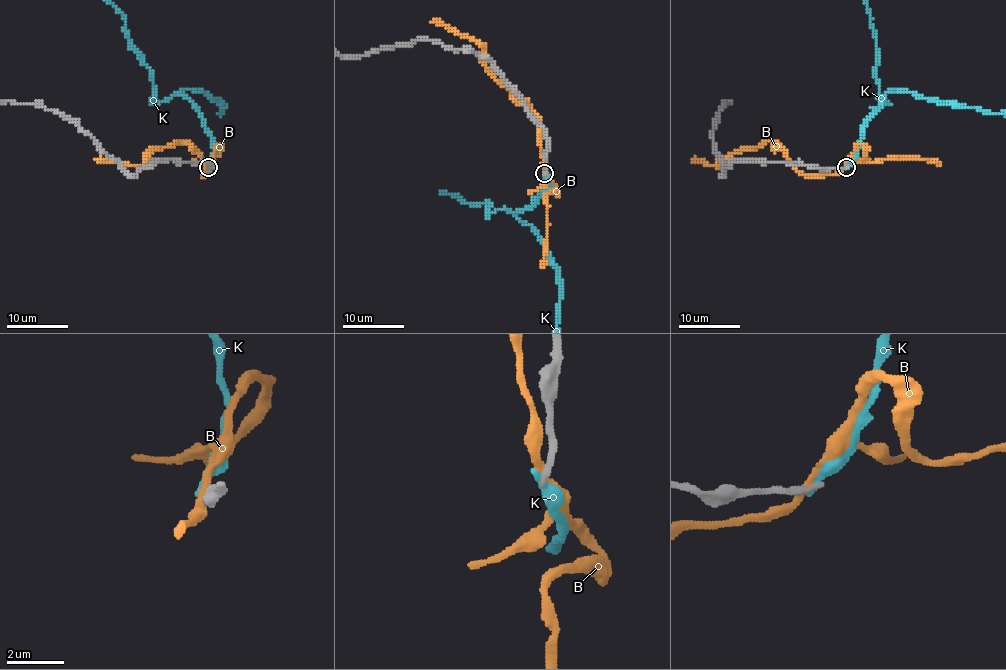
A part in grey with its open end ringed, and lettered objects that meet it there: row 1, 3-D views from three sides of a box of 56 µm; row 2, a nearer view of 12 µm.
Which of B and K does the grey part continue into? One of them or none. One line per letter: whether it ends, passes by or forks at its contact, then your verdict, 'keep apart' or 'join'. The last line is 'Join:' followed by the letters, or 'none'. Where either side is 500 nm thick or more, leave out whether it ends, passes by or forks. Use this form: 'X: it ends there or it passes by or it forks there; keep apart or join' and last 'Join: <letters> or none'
B: it passes by; keep apart
K: it ends there; keep apart
Join: none

